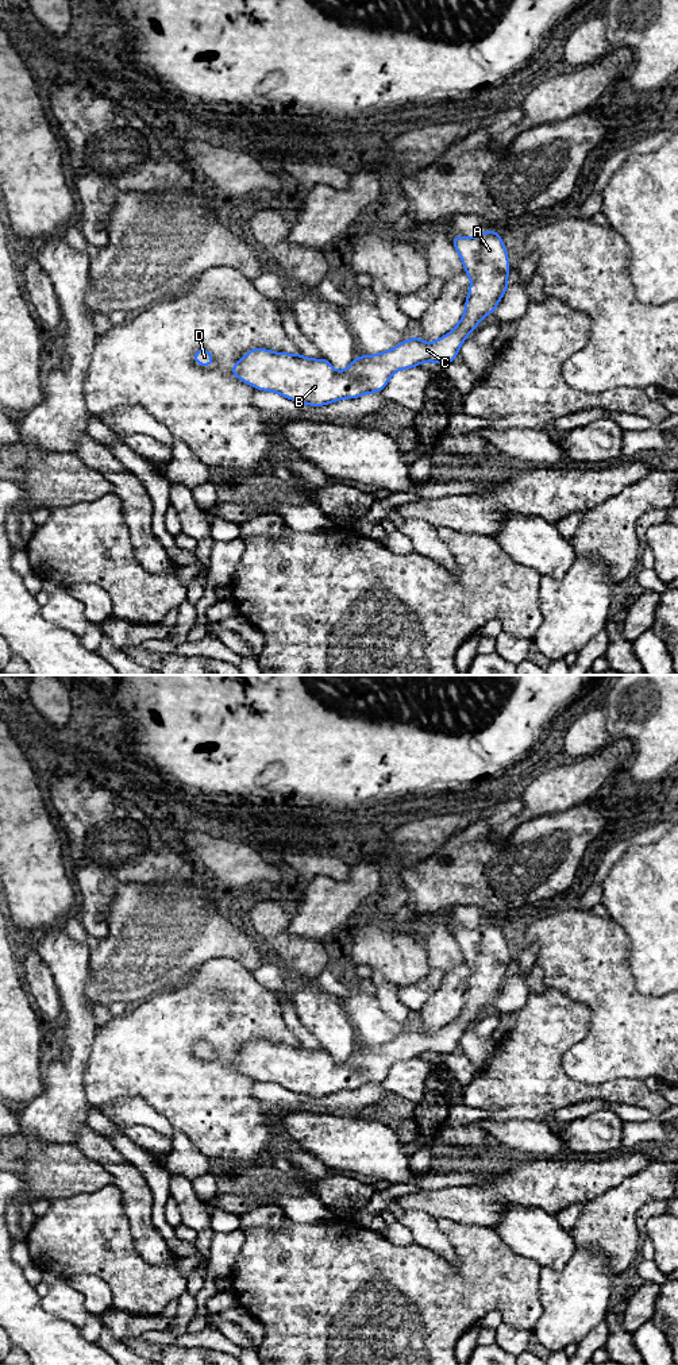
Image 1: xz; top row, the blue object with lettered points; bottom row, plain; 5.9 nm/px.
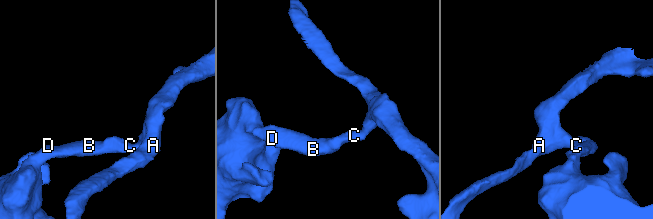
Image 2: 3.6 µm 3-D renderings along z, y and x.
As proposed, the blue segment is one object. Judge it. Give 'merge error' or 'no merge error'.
no merge error

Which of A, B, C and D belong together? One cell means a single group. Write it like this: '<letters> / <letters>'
A B C D

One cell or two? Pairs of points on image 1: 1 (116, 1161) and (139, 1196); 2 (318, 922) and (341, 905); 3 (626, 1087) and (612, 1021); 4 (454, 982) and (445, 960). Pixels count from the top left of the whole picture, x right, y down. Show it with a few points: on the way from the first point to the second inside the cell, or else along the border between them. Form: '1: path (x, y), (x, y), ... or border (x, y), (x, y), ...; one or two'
1: path (120, 1169), (134, 1188); one
2: path (323, 917), (335, 905); one
3: border (643, 1080), (609, 1079), (593, 1086); two
4: border (463, 963), (440, 974); two

